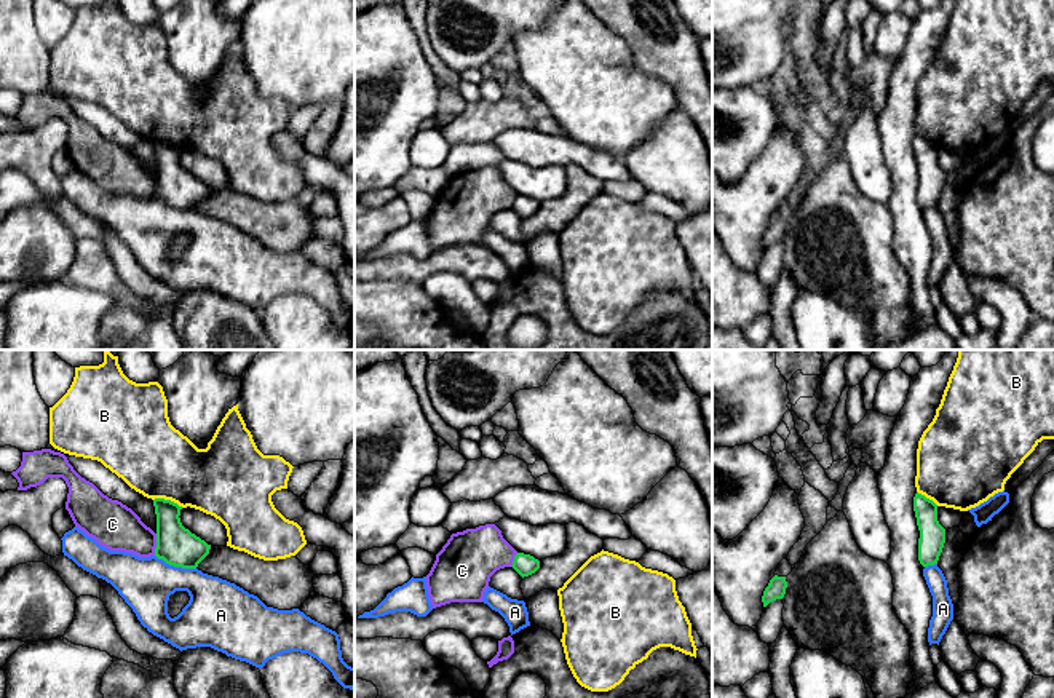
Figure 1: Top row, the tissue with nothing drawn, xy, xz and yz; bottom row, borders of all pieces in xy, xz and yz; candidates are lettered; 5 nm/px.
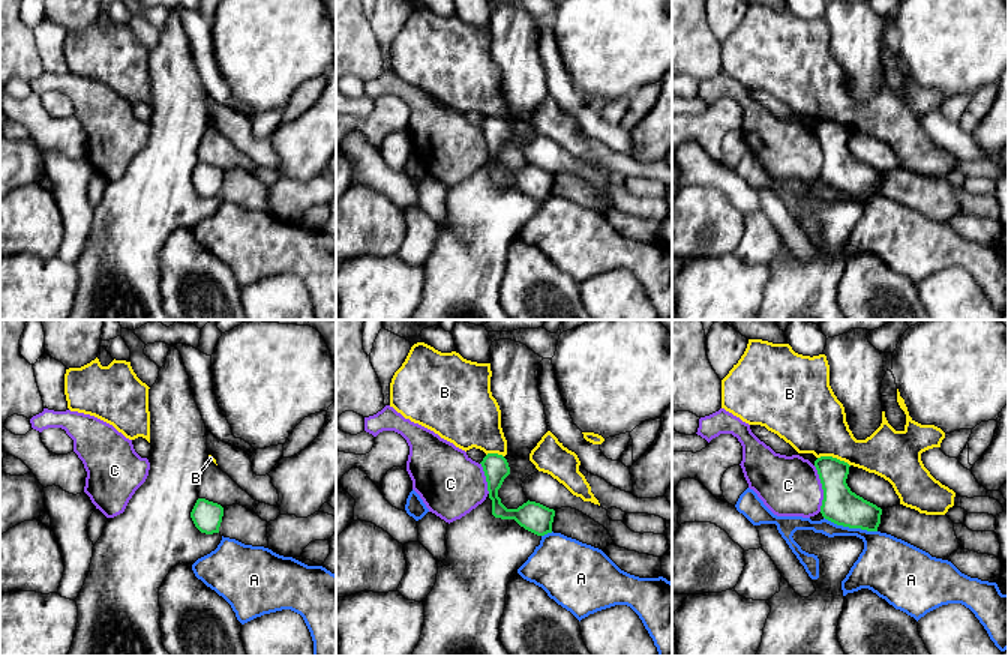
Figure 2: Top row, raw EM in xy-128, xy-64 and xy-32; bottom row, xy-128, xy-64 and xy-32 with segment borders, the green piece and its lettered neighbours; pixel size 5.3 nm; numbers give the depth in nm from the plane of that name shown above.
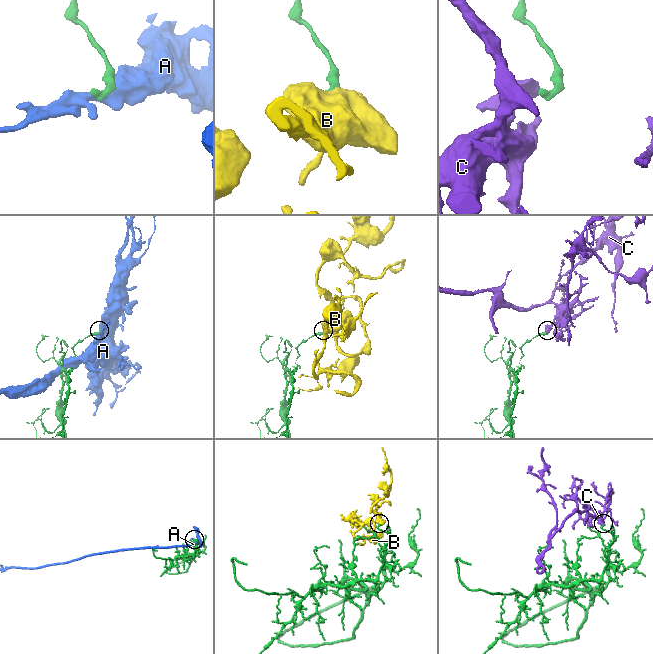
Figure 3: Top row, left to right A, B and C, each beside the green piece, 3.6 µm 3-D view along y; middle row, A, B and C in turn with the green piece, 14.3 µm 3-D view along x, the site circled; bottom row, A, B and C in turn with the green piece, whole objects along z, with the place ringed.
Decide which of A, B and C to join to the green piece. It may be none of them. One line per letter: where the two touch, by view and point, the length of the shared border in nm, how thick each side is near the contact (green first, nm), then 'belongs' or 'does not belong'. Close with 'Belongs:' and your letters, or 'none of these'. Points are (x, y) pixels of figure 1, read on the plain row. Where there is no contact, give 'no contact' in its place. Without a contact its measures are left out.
A: xy (176, 208) | 220 nm | 200/280 nm | does not belong
B: xy (168, 142) | 160 nm | 200/380 nm | does not belong
C: xy (157, 187) | 110 nm | 200/240 nm | does not belong
Belongs: none of these

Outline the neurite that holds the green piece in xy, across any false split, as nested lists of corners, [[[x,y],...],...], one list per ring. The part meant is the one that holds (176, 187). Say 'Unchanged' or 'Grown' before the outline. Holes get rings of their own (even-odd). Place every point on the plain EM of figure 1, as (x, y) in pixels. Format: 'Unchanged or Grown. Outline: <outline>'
Unchanged. Outline: [[[155,141],[153,149],[157,157],[155,198],[174,209],[196,211],[209,196],[211,187],[182,168],[179,160],[182,149],[164,141]]]

